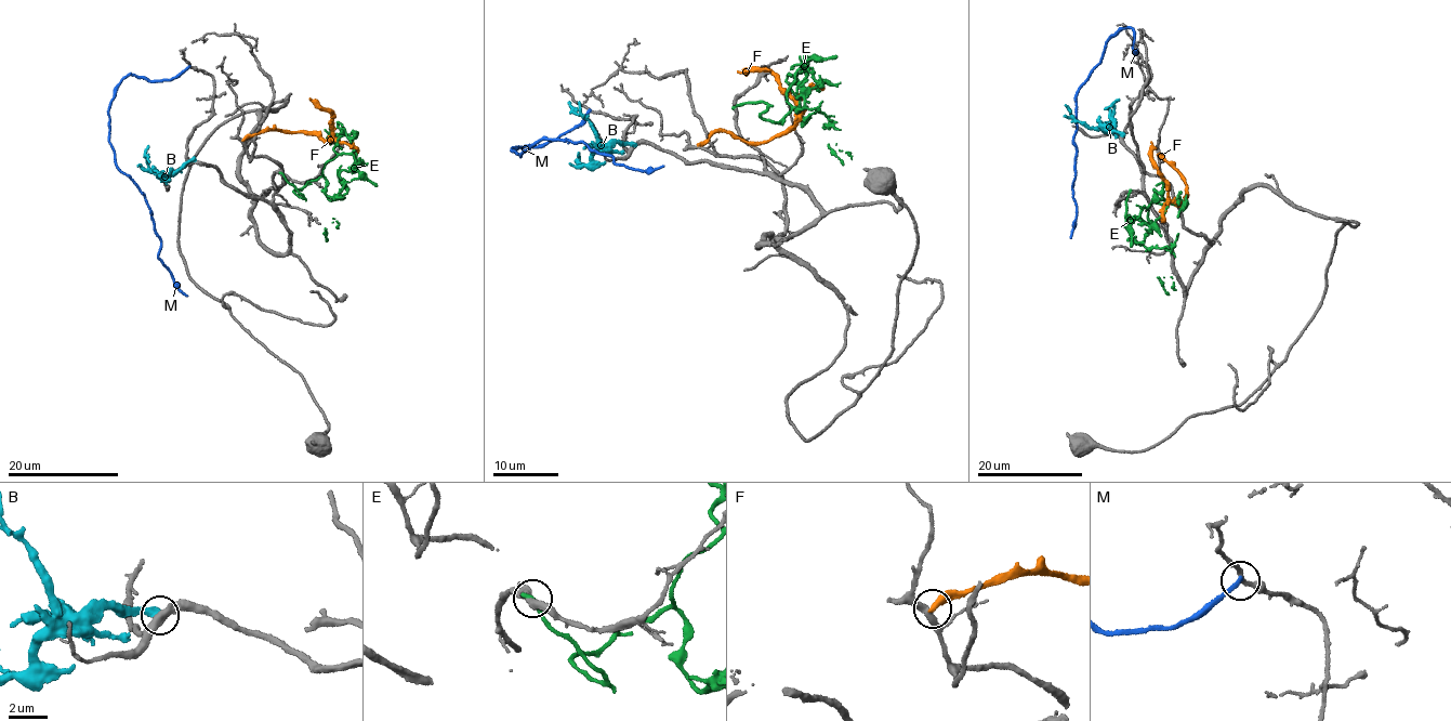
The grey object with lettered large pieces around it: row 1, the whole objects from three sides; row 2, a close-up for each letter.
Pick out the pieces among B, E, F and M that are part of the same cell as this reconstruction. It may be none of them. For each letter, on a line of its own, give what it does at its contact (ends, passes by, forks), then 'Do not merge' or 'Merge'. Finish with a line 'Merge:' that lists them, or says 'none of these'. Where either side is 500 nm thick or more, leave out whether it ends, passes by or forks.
B: Do not merge
E: It ends there. Do not merge
F: It ends there. Do not merge
M: It ends there. Do not merge
Merge: none of these

